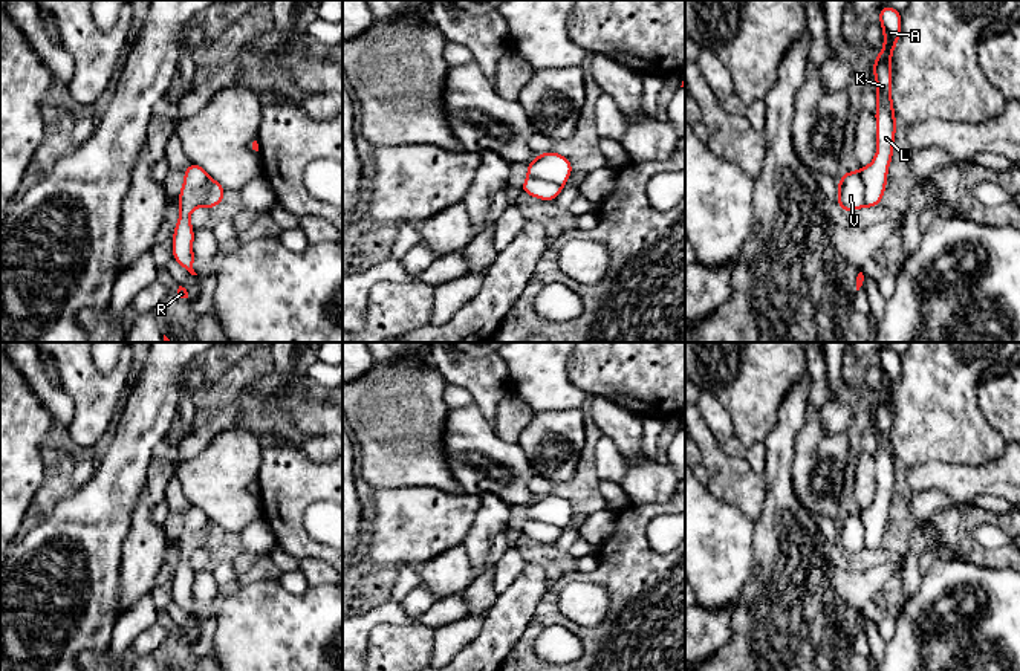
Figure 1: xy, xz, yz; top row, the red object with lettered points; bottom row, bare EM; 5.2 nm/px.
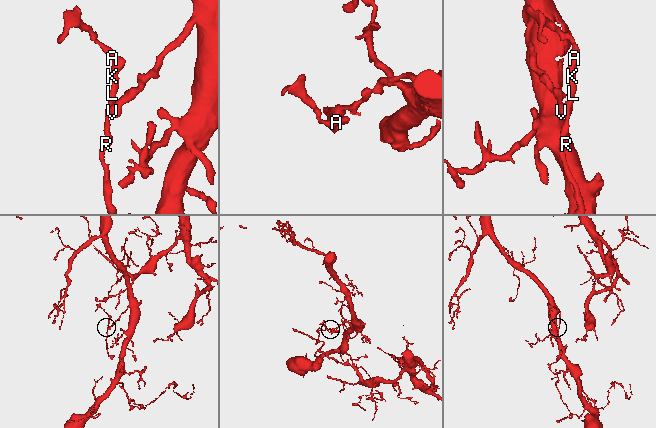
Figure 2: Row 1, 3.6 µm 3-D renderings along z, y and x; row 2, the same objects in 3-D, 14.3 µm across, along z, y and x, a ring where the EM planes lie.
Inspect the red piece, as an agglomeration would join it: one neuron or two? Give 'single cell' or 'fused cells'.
fused cells

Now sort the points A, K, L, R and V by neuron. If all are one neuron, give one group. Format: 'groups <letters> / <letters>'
groups A K L R / V

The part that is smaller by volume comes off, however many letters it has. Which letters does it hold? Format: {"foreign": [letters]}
{"foreign": ["A", "K", "L", "R"]}

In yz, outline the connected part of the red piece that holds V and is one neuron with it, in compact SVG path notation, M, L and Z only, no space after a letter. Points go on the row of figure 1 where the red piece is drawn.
M859 171L841 174L838 182L840 212L861 209L866 206L866 188Z

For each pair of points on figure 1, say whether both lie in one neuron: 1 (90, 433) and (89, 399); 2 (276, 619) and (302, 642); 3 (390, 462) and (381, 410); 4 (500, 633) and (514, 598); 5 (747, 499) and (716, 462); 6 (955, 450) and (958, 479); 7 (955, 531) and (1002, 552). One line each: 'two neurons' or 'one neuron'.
1: one neuron
2: one neuron
3: one neuron
4: one neuron
5: one neuron
6: two neurons
7: one neuron

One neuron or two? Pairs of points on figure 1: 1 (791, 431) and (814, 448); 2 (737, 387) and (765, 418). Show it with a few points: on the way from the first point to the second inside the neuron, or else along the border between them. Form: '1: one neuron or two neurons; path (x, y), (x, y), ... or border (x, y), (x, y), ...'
1: two neurons; border (808, 414), (795, 439), (791, 471)
2: one neuron; path (745, 395), (757, 410)

